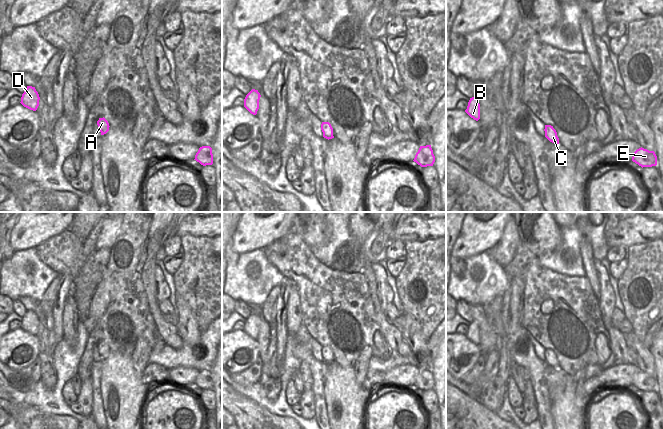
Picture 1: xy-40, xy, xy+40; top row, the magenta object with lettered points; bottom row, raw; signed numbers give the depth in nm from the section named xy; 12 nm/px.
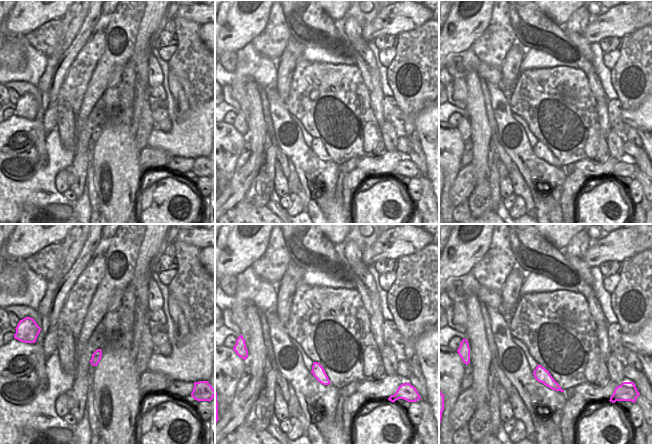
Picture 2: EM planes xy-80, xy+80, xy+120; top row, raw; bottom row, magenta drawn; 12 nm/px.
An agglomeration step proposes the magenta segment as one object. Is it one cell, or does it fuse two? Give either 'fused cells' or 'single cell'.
single cell

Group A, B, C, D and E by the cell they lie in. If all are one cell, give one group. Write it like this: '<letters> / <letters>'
A B C D E

